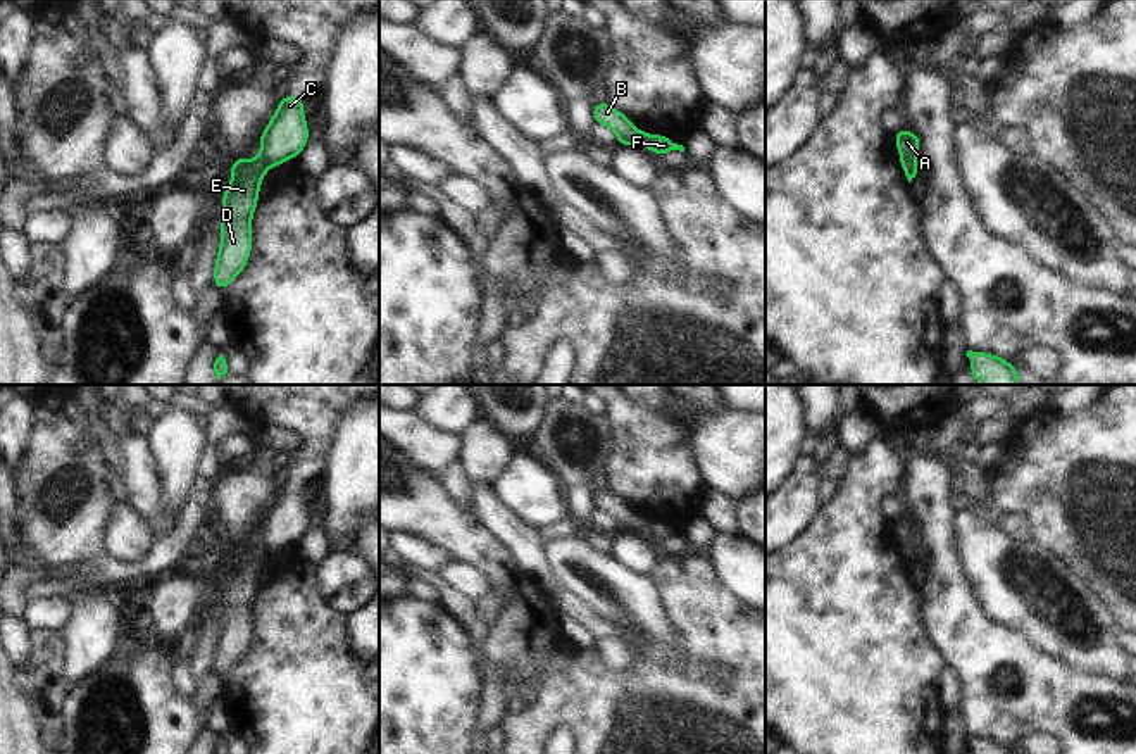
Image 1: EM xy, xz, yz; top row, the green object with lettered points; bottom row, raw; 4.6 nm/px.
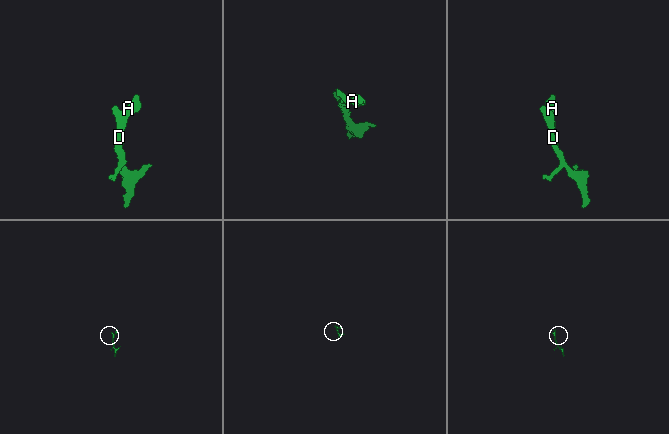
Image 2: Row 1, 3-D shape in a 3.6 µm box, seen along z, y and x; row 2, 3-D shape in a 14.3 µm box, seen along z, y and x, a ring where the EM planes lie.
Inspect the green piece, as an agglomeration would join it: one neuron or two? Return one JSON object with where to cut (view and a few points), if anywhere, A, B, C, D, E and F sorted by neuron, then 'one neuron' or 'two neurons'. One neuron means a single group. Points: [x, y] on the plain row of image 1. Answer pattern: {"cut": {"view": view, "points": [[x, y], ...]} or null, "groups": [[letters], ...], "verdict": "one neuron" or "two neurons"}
{"cut": {"view": "yz", "points": [[902, 542], [914, 546]]}, "groups": [["A", "C", "F"], ["B", "D", "E"]], "verdict": "two neurons"}

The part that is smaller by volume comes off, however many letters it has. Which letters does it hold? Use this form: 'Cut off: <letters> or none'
Cut off: A, C, F

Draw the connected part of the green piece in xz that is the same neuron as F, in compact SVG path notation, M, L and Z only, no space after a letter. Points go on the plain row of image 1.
M650 521L648 526L648 535L655 540L655 542L664 542L671 537L679 537L684 538L683 531L674 530L672 526L662 523L662 521Z

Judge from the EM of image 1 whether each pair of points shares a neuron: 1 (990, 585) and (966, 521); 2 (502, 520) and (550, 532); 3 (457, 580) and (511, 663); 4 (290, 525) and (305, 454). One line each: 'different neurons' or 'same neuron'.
1: same neuron
2: different neurons
3: different neurons
4: same neuron

